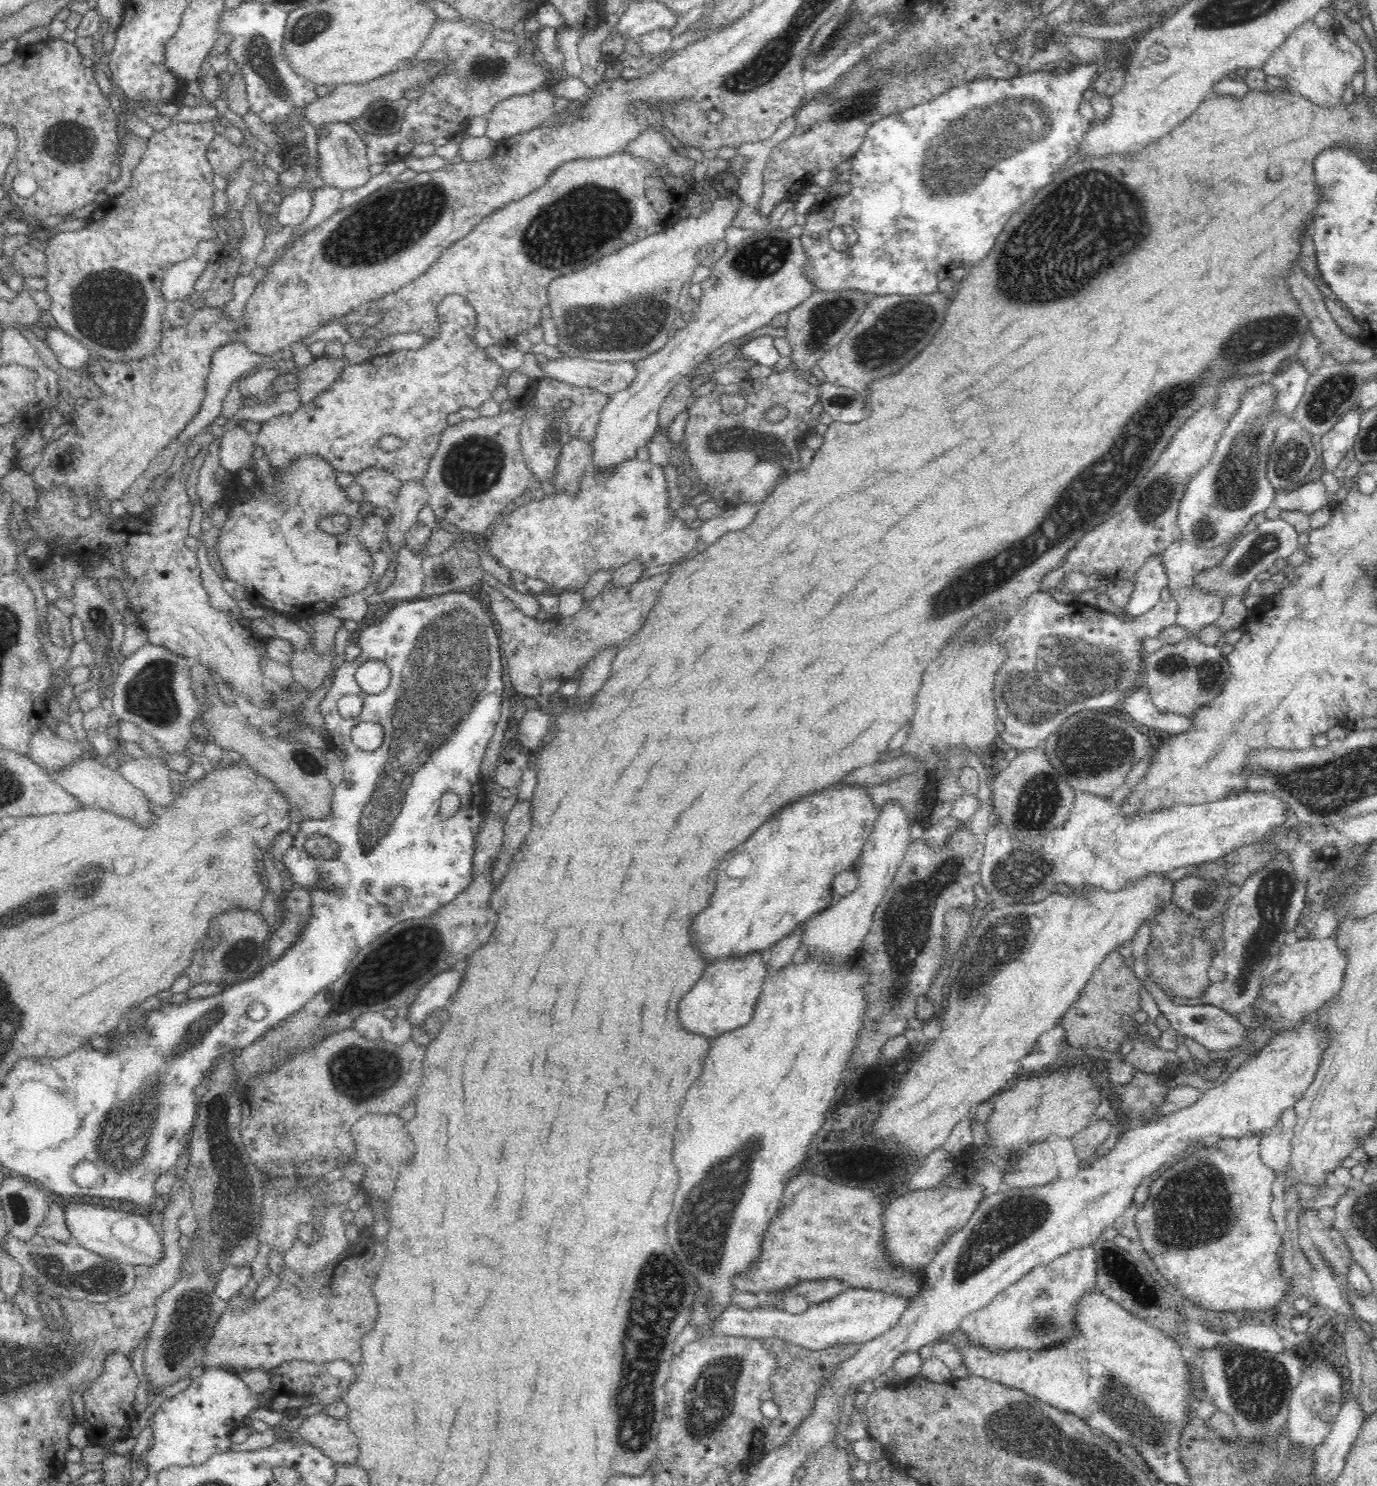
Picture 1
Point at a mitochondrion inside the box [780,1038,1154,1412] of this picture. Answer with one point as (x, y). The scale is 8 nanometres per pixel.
(1014, 1220)

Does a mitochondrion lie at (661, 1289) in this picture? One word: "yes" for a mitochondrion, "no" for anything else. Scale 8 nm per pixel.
yes

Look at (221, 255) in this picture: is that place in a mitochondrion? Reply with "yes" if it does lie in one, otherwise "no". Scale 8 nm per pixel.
no

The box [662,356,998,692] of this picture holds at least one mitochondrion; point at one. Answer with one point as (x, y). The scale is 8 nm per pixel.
(729, 440)

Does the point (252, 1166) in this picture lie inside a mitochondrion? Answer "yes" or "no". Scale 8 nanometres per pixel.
no

